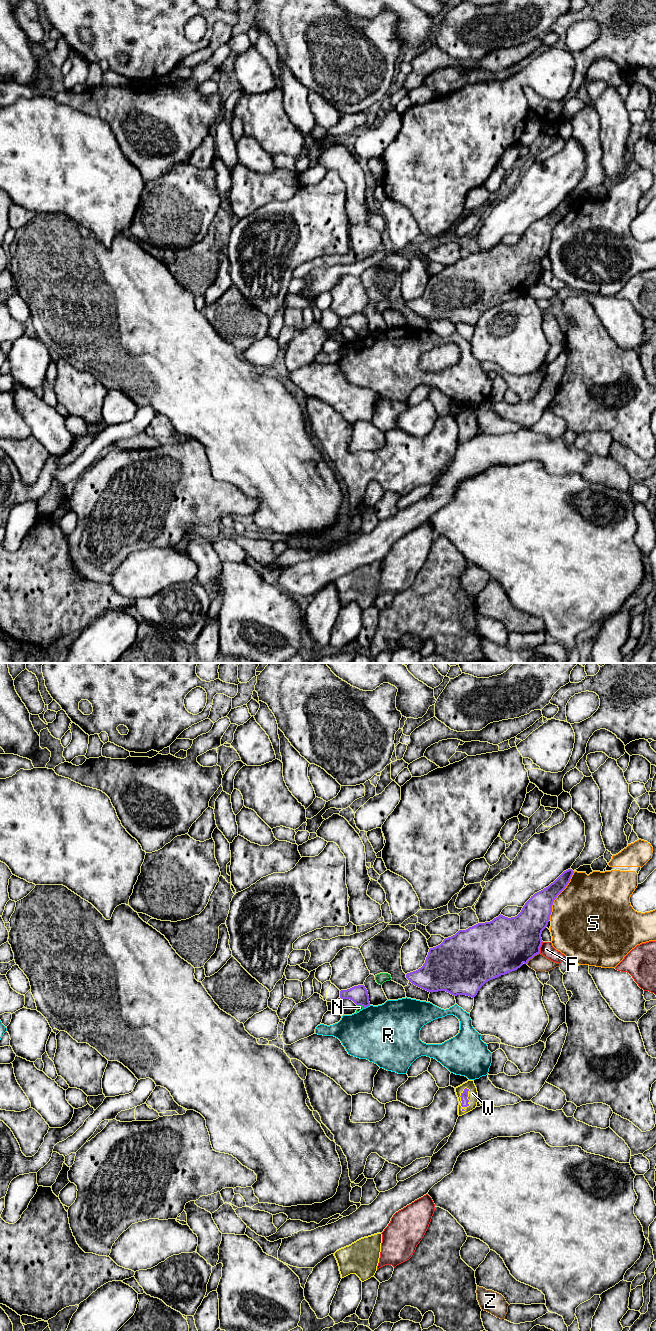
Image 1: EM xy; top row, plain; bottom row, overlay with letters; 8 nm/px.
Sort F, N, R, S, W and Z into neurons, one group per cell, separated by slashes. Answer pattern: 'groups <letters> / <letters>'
groups F / N / R / S / W / Z

